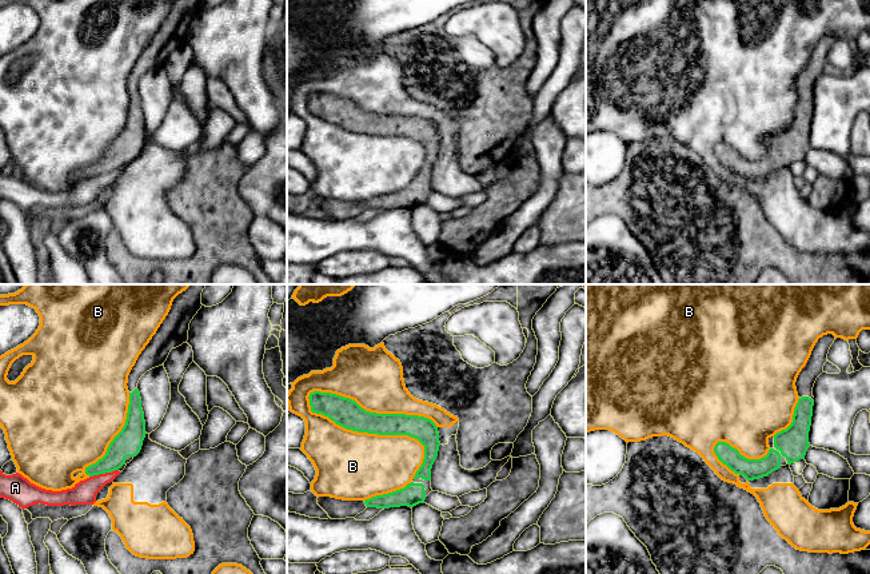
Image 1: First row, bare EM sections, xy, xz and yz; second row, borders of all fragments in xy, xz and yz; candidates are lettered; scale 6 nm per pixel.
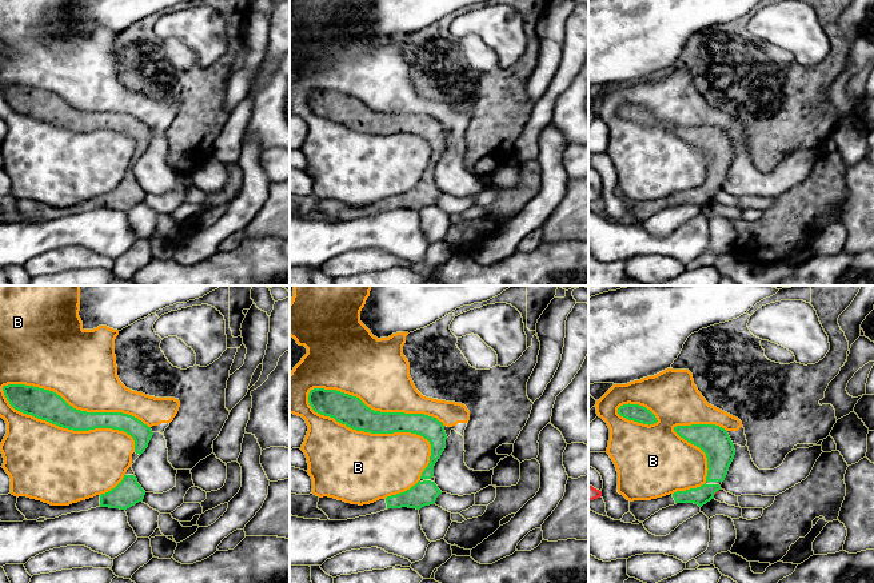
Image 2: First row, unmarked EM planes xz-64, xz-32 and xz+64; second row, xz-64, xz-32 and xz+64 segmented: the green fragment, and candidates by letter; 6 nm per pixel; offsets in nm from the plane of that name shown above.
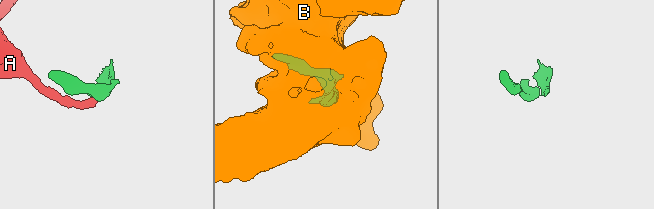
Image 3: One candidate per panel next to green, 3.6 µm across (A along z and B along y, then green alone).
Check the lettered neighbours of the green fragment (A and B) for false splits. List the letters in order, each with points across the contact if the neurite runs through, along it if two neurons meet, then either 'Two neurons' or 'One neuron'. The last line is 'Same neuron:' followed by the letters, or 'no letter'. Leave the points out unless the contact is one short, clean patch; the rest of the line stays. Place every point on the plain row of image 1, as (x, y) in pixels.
A: Boundary: xy (118, 170), (90, 178). Two neurons
B: Two neurons
Same neuron: no letter

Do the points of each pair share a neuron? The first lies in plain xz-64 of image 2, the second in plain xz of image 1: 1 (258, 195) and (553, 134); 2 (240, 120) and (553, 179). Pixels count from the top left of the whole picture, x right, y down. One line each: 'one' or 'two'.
1: one
2: two

